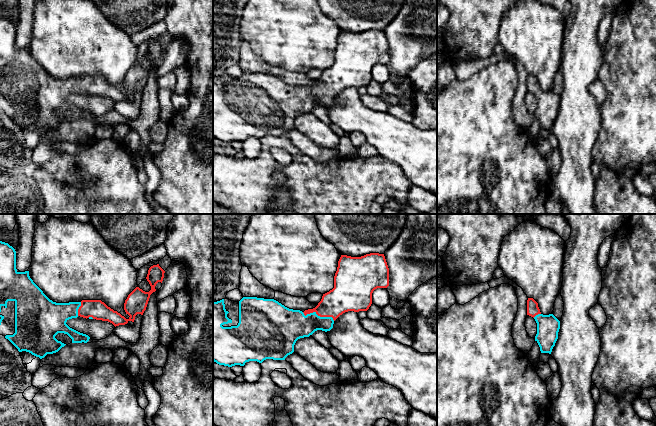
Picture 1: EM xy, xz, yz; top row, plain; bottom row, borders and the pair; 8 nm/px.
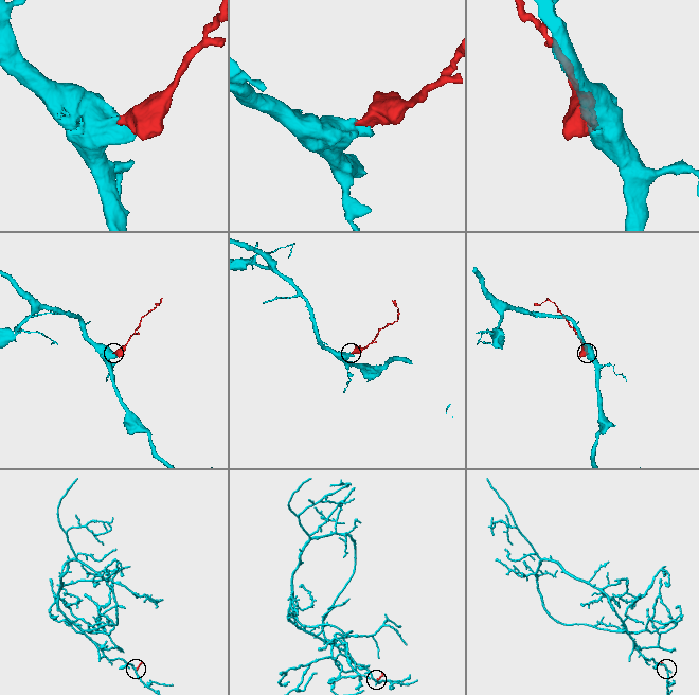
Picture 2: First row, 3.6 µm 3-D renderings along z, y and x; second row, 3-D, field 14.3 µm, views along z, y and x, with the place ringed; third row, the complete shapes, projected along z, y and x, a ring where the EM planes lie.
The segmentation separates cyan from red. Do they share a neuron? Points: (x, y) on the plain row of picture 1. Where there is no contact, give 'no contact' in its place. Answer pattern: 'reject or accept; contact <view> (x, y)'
accept; contact xz (317, 91)

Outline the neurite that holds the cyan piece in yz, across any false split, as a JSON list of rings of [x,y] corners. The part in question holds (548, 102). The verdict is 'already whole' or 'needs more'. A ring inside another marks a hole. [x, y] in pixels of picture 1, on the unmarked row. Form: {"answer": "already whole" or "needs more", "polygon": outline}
{"answer": "needs more", "polygon": [[[533,74],[527,76],[527,91],[533,93],[537,99],[535,117],[538,119],[541,129],[551,130],[558,115],[560,97],[553,90],[543,91]]]}

